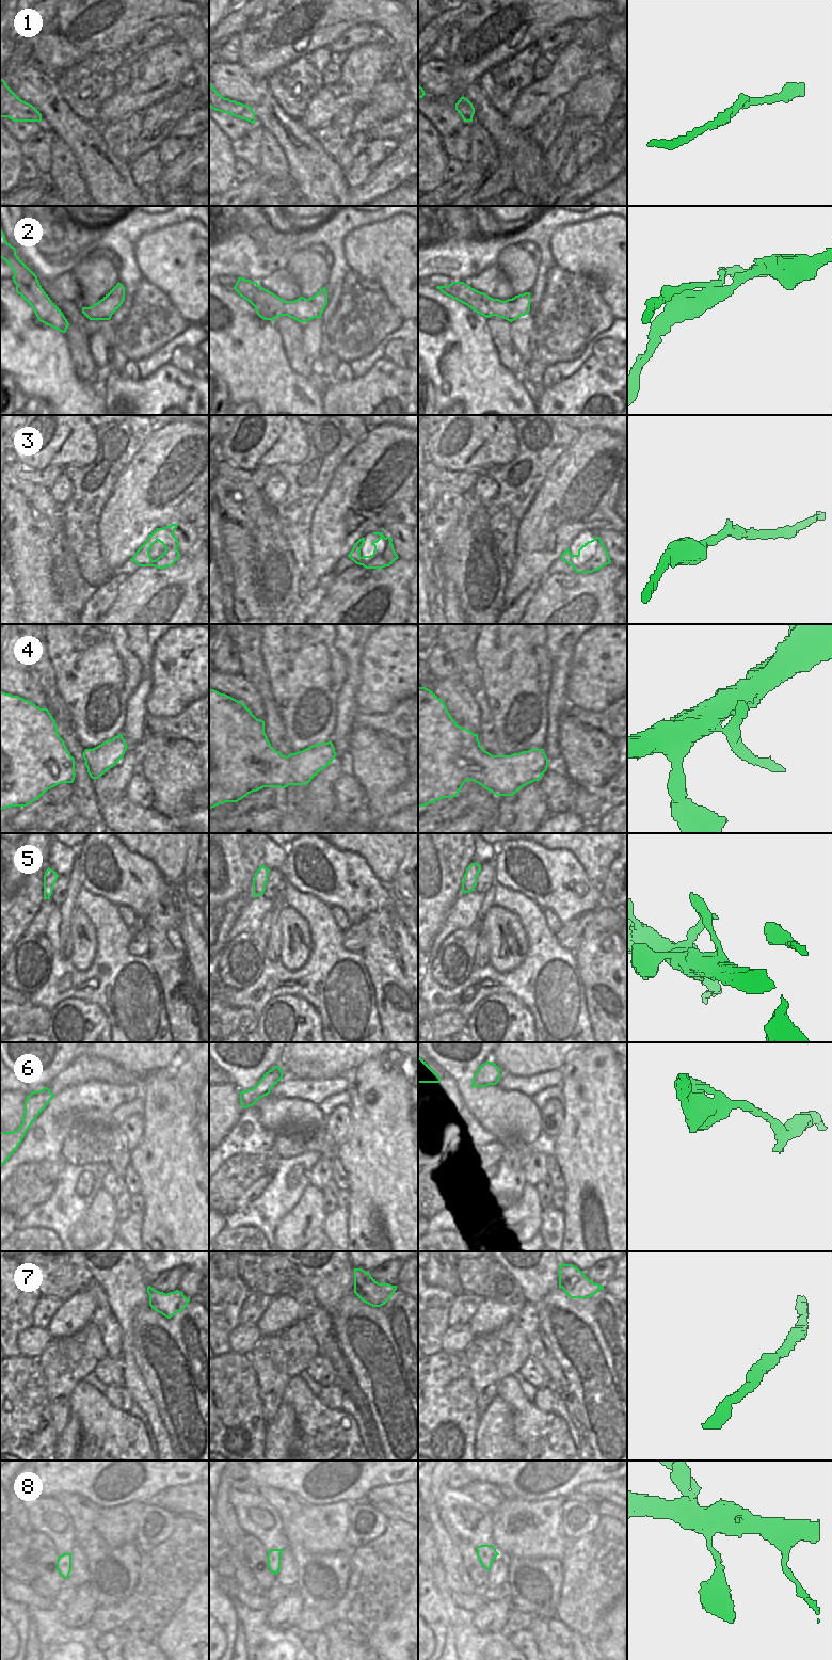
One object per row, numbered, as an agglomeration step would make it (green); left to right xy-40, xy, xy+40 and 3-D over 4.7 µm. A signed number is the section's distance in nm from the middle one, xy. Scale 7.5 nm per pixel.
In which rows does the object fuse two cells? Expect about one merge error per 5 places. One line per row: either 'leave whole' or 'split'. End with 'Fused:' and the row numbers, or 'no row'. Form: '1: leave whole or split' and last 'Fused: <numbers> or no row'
1: leave whole
2: split
3: leave whole
4: leave whole
5: leave whole
6: leave whole
7: leave whole
8: leave whole
Fused: 2

